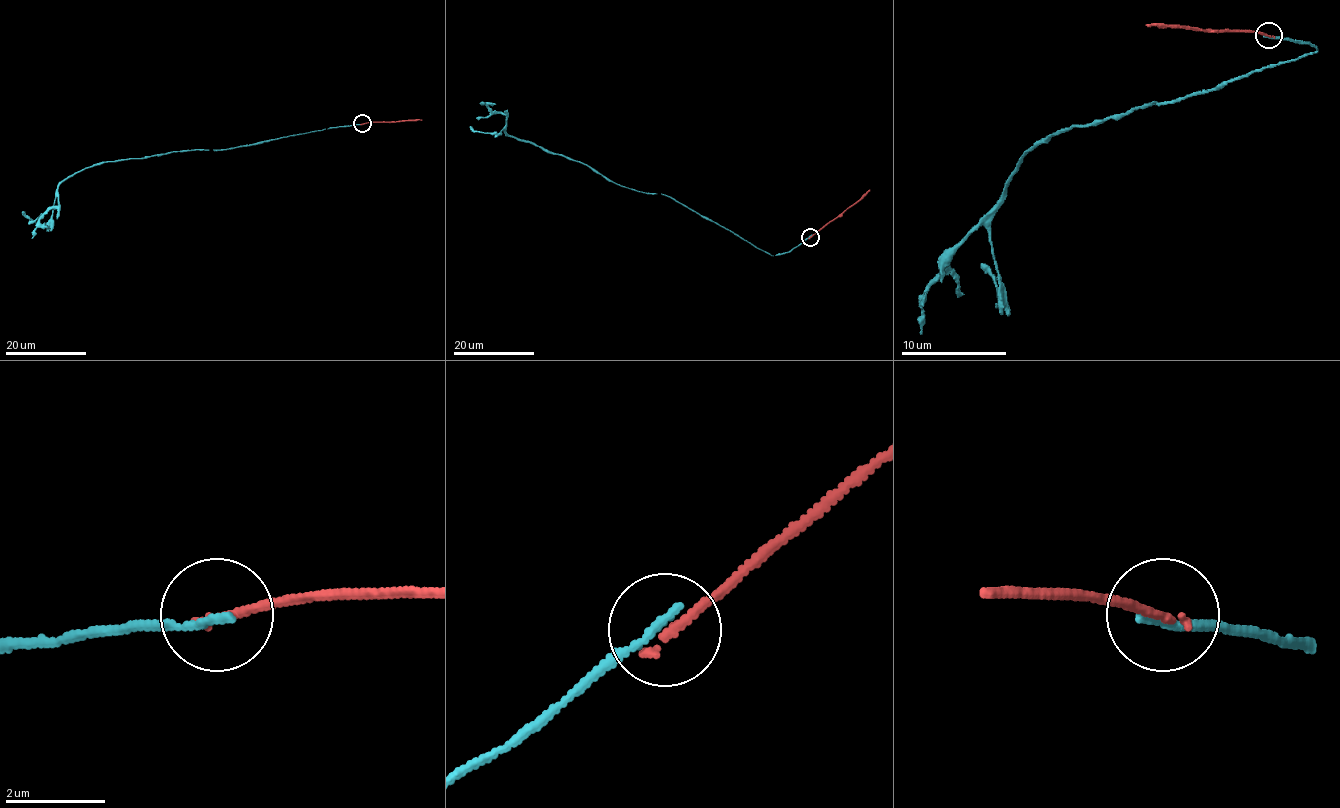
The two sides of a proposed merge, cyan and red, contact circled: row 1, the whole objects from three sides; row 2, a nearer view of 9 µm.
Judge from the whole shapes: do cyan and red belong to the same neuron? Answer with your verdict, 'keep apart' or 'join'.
keep apart

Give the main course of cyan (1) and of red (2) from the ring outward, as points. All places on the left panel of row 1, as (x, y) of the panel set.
1: (362, 124), (254, 144), (96, 163), (59, 185), (58, 206), (39, 220), (31, 238)
2: (362, 124), (422, 120)

